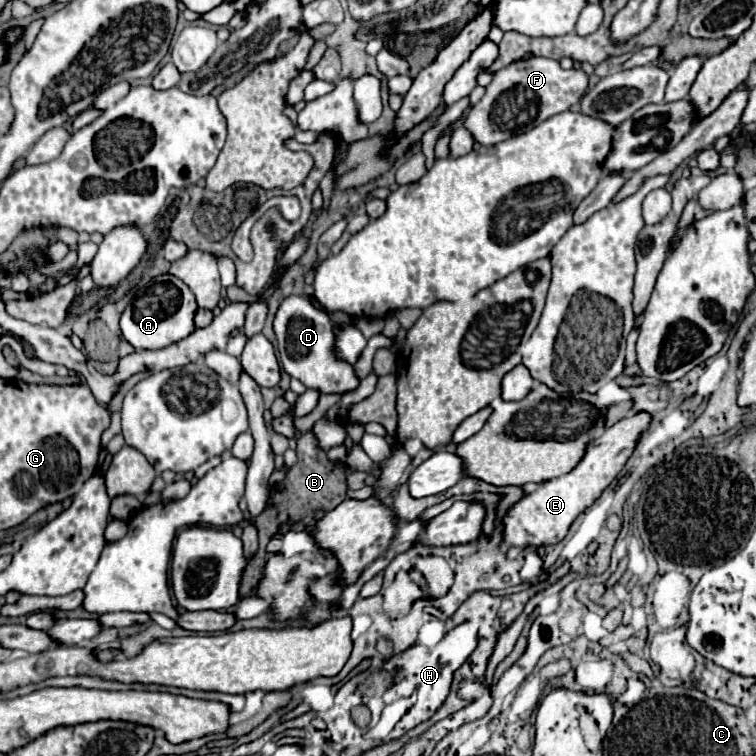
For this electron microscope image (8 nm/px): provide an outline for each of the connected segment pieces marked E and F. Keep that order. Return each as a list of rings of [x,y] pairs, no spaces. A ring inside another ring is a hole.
[[[645,412],[619,420],[615,426],[607,428],[601,438],[593,440],[593,444],[589,442],[585,456],[569,474],[543,482],[533,492],[525,494],[519,502],[515,502],[503,516],[503,544],[525,548],[525,546],[551,546],[561,542],[573,520],[587,506],[591,506],[599,498],[599,494],[613,482],[613,478],[621,472],[621,468],[625,466],[627,458],[631,456],[637,444],[637,438],[649,426],[649,422],[651,416]]]
[[[529,58],[513,62],[493,74],[485,96],[471,108],[465,128],[483,146],[499,144],[515,134],[523,134],[543,120],[569,110],[581,100],[589,84],[589,76],[579,68],[563,70],[553,58]]]

